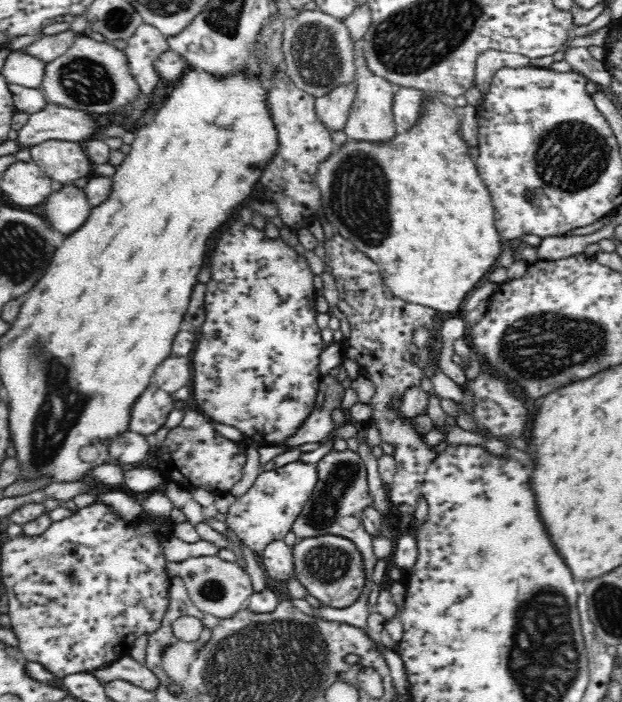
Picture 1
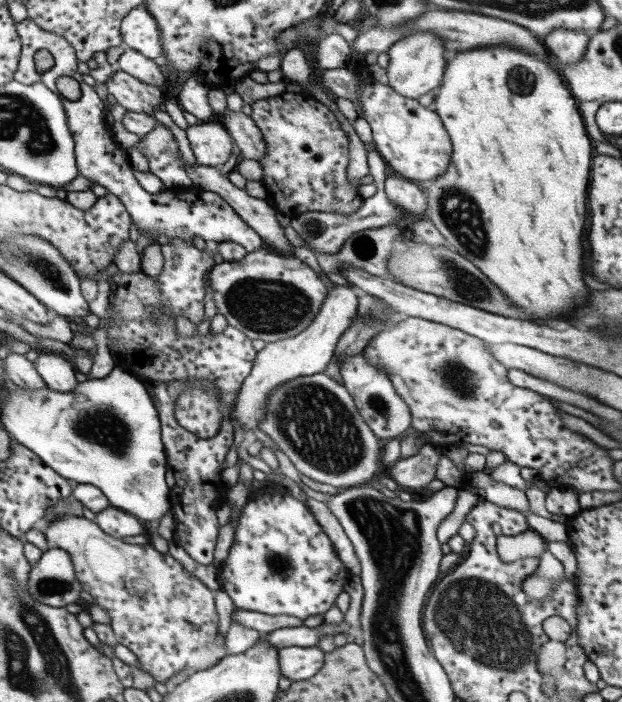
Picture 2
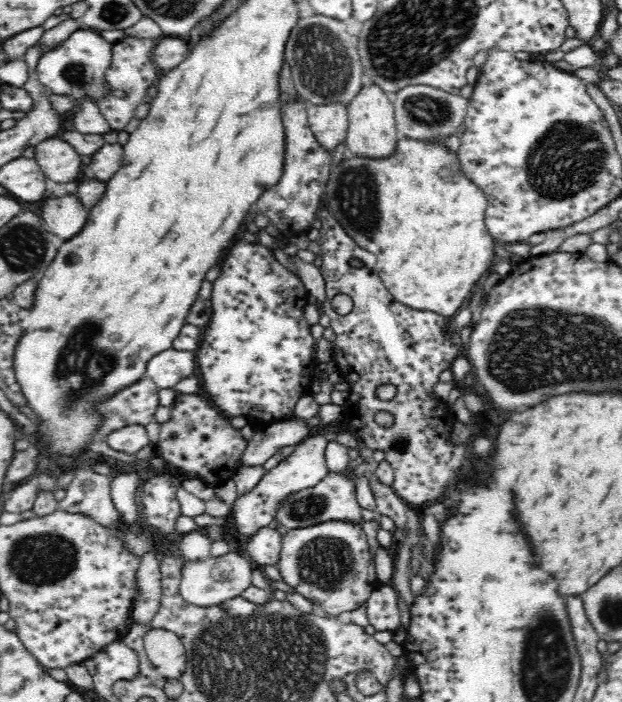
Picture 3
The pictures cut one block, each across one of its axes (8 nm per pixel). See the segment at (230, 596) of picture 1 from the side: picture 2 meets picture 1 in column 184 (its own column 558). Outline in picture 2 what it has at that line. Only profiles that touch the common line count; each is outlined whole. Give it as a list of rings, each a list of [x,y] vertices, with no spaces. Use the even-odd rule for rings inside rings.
[[[544,550],[538,557],[539,564],[533,575],[524,578],[522,589],[533,600],[542,600],[552,594],[554,585],[565,581],[563,566],[549,551]]]

